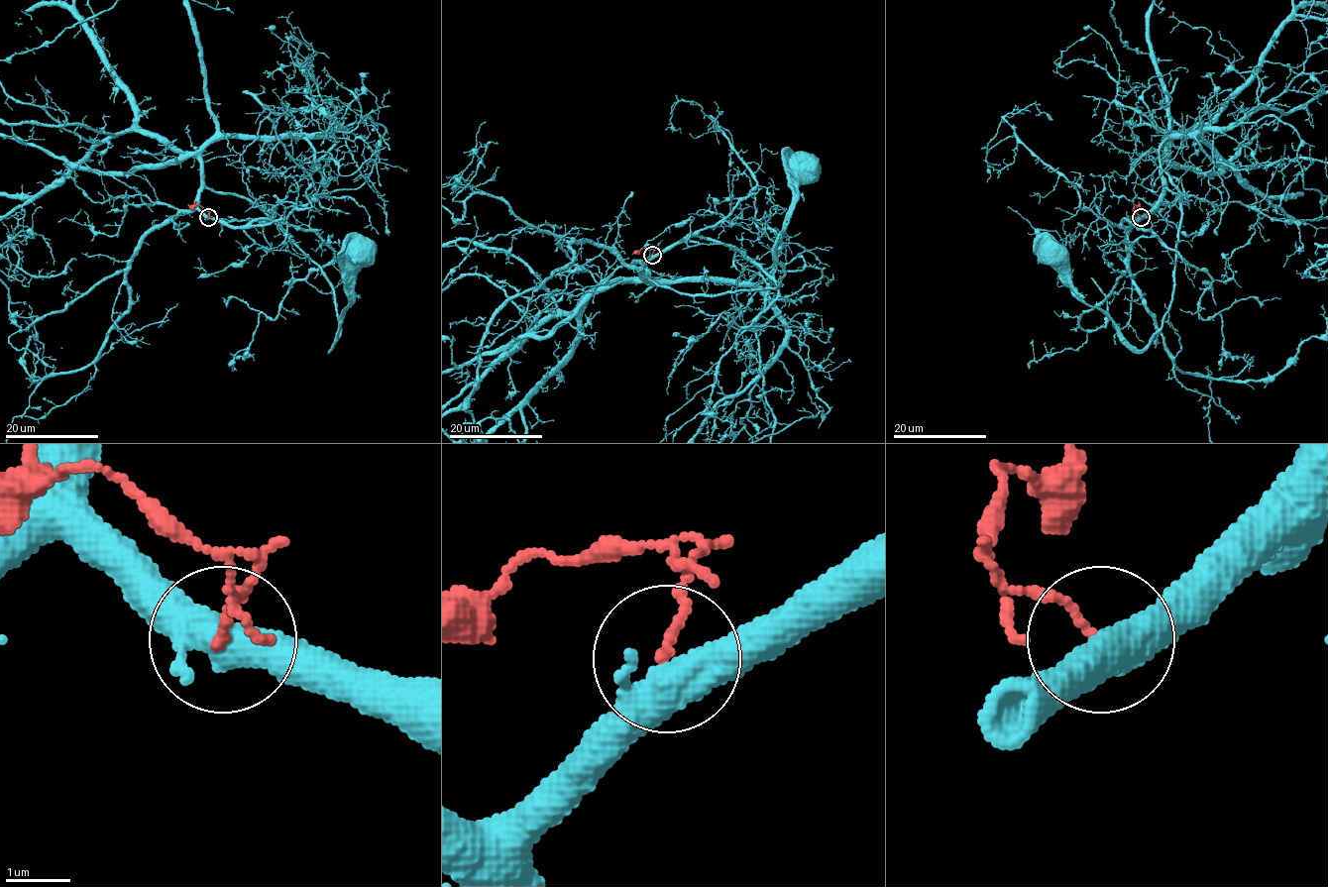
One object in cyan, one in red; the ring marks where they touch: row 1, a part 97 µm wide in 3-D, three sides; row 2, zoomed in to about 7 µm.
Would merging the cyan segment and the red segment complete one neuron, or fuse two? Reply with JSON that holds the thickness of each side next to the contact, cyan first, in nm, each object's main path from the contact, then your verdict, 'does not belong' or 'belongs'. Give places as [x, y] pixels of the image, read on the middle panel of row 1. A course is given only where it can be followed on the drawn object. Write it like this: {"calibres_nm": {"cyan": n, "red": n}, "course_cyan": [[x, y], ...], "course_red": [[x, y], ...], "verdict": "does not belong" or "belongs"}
{"calibres_nm": {"cyan": 440, "red": 130}, "course_cyan": [[653, 255], [642, 274], [680, 292], [775, 288], [783, 276], [775, 247], [809, 166]], "course_red": [[651, 255], [653, 248], [641, 248], [631, 254]], "verdict": "does not belong"}

